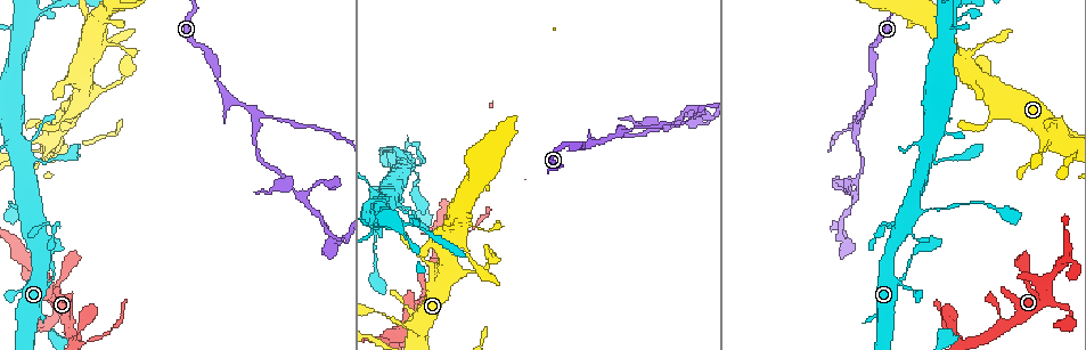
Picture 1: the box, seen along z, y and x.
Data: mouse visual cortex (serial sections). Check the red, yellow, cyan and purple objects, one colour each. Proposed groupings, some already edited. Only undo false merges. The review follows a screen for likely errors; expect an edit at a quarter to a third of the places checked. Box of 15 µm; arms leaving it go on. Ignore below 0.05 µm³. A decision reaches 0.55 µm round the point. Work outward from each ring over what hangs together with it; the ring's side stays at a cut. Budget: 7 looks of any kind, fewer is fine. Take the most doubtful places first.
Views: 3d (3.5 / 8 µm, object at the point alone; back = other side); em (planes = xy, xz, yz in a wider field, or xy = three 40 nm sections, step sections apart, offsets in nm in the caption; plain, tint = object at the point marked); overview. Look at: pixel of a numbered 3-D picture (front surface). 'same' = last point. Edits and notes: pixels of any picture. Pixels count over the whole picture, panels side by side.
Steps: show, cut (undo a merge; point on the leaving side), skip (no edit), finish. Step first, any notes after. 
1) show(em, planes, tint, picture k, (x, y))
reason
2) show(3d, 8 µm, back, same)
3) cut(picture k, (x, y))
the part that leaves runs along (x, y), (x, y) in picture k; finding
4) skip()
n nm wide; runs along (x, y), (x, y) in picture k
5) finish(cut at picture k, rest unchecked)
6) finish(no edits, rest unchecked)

show(3d, 3.5 µm, picture 1, (619, 134))
arms part here

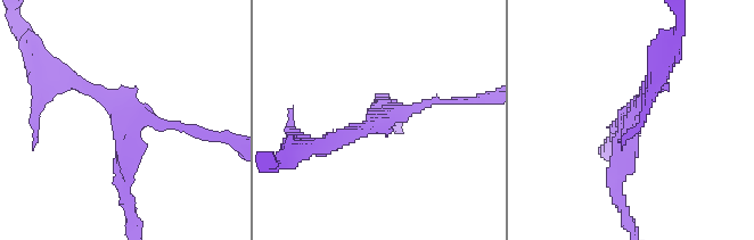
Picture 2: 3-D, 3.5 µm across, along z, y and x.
show(em, xy, step 3, plain, picture 2, (121, 116))
3 arms; arms of 100, 250, 250 nm; shape alone is not enough

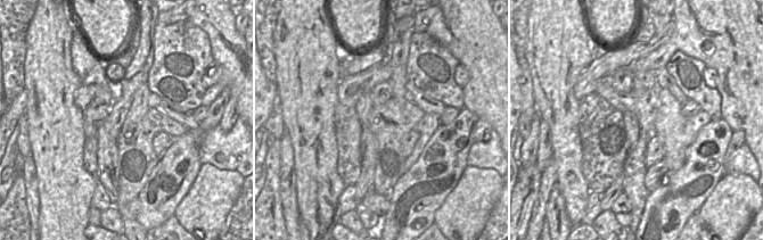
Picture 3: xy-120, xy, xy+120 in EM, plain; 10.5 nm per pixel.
show(em, xy, step 3, tint, same)
where the object lies

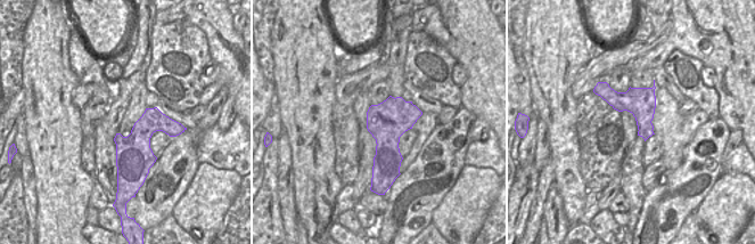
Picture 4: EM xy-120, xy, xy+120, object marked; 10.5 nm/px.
cut(picture 2, (134, 164))
420 nm wide; two cells meet here

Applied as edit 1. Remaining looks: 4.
show(3d, 3.5 µm, picture 1, (917, 210))

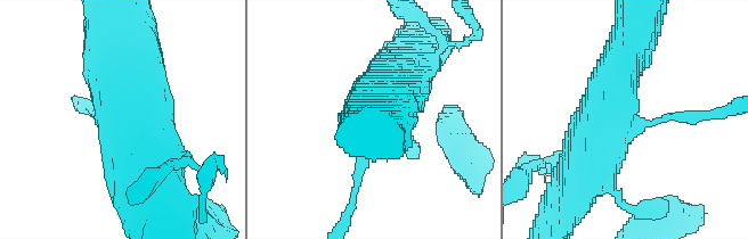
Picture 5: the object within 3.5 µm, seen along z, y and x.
show(em, planes, tint, picture 5, (624, 122))
need the tissue

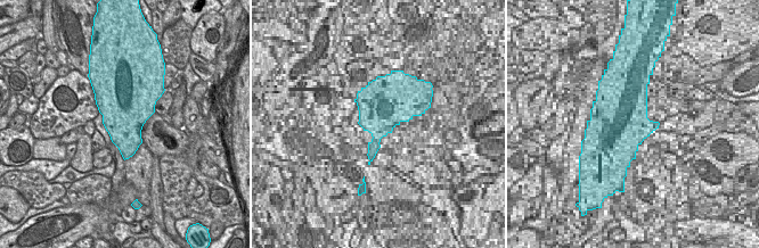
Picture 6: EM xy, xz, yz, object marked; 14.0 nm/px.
skip()
runs along (577, 173), (633, 36) in picture 5; all the same cell

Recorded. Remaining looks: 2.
show(3d, 3.5 µm, picture 1, (405, 324))
sudden change in width

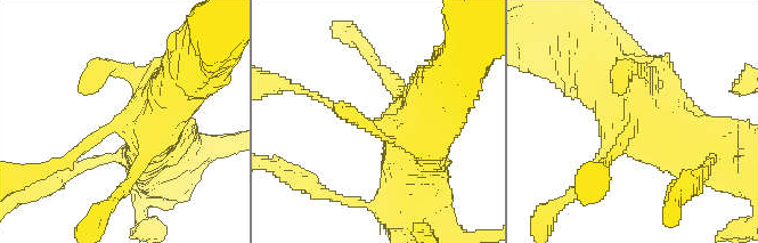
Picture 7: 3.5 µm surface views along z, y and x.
show(em, xy, step 5, tint, picture 7, (635, 127))

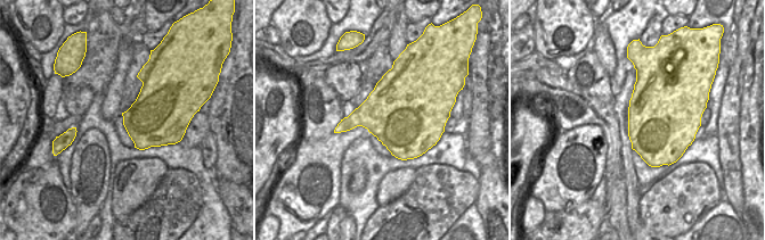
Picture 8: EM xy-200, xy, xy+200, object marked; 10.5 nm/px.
skip()
800 nm wide; runs along (591, 59), (654, 129), (704, 151) in picture 7; all the same cell

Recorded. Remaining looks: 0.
finish(cut at picture 2, rest unchecked)

